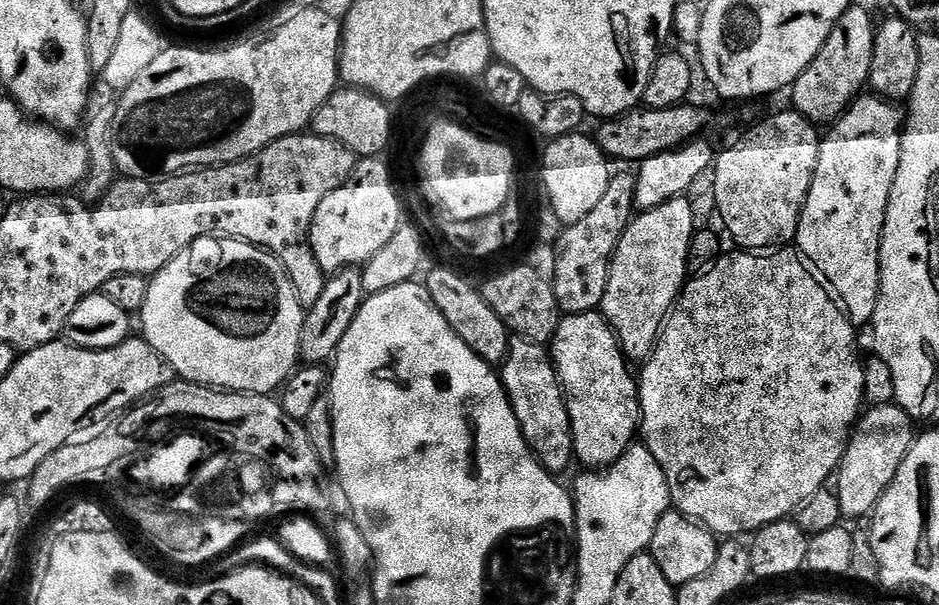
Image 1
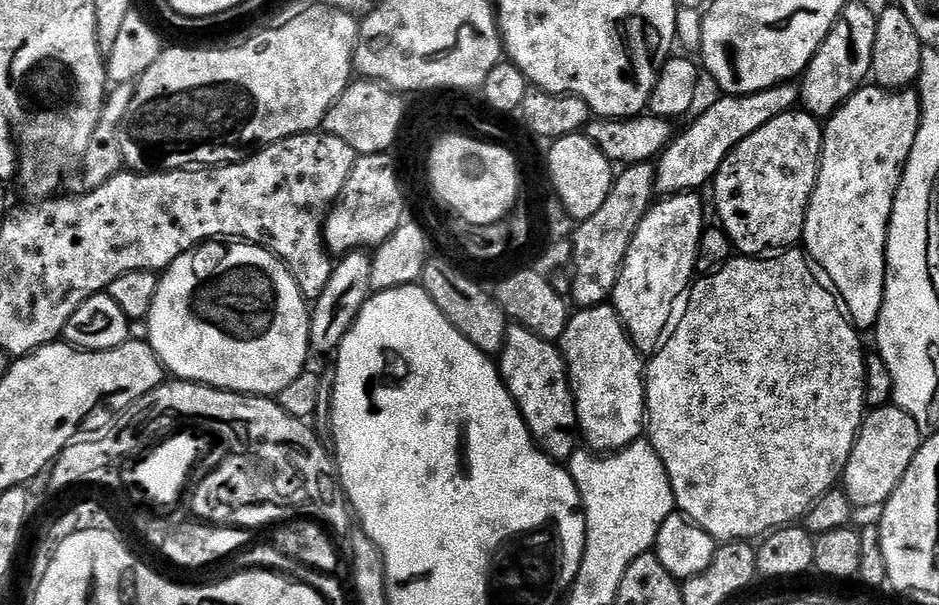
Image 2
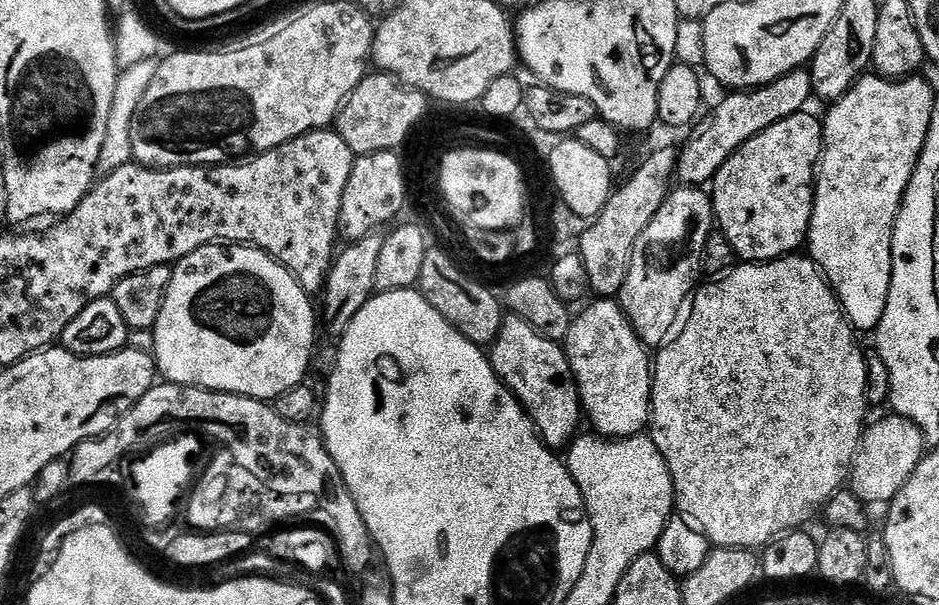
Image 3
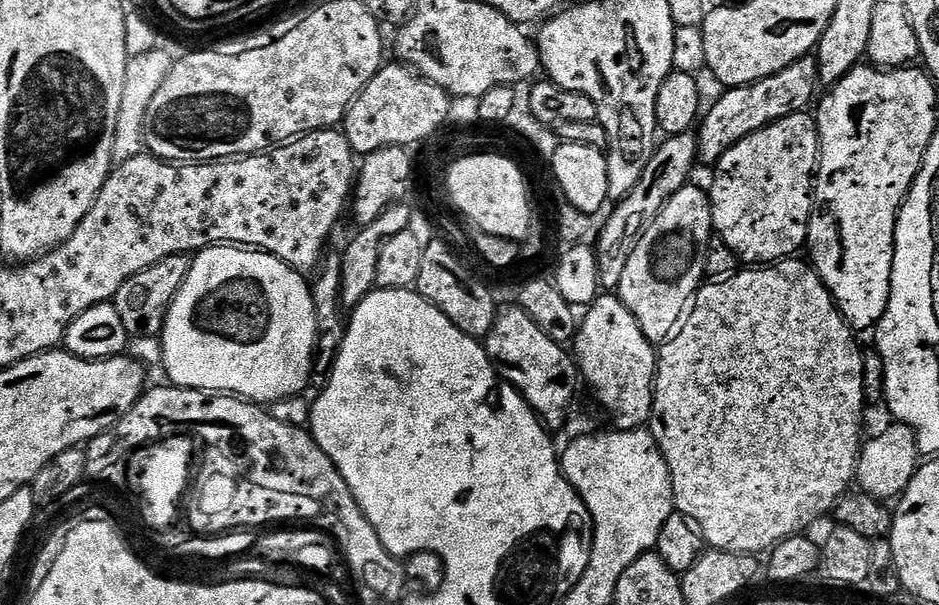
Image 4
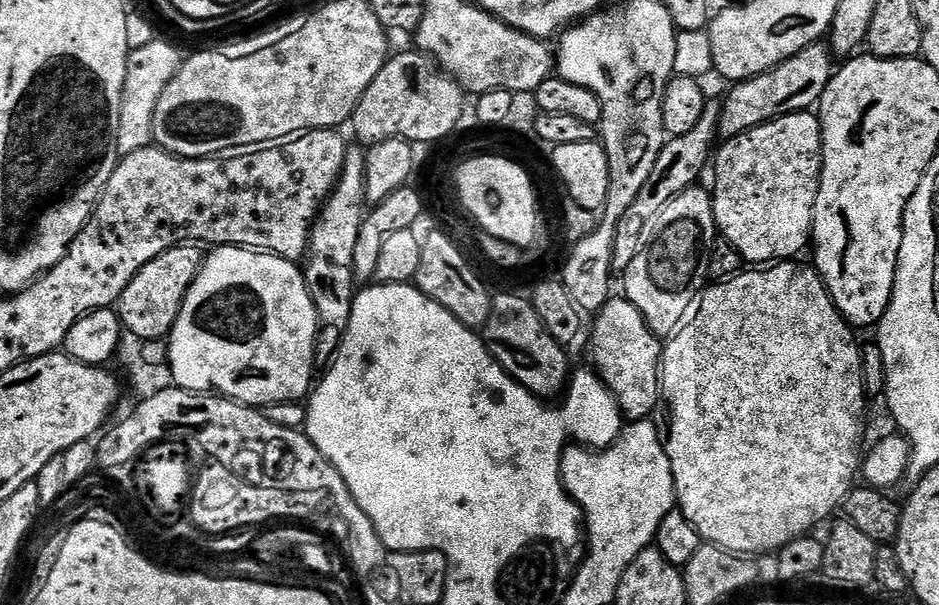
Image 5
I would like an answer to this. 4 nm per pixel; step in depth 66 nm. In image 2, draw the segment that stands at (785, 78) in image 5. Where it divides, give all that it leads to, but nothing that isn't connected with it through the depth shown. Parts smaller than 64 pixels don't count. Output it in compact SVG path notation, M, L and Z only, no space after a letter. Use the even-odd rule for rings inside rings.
M789 82L749 96L724 94L719 98L721 100L714 101L681 136L679 133L660 153L655 165L657 193L670 197L700 190L696 188L702 187L703 184L711 185L716 179L716 171L733 148L750 138L750 134L762 130L766 122L778 118L778 114L786 114L797 107L800 89L795 83Z

